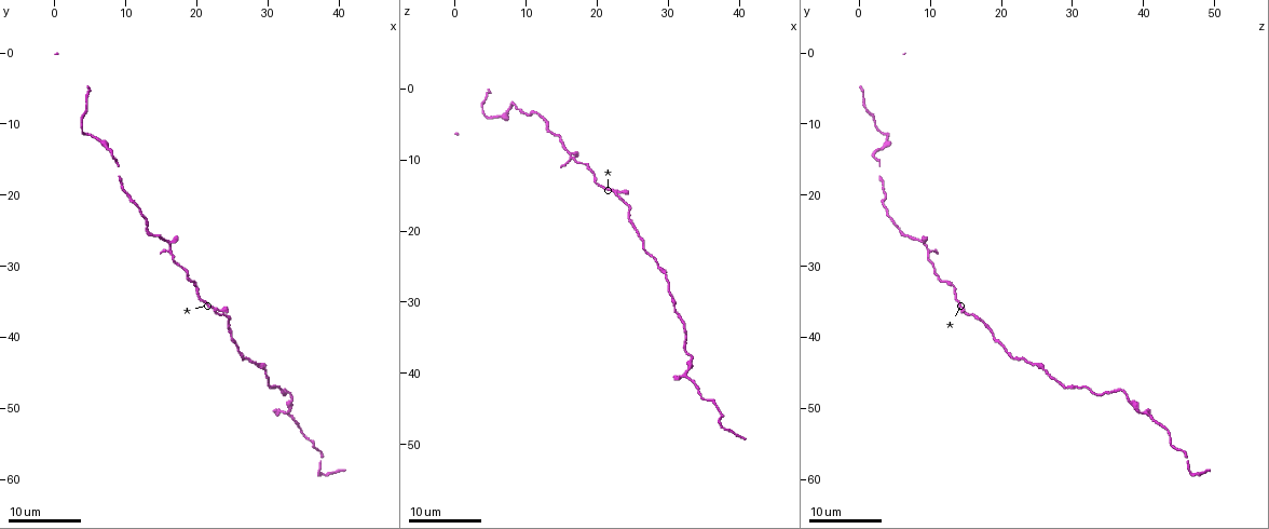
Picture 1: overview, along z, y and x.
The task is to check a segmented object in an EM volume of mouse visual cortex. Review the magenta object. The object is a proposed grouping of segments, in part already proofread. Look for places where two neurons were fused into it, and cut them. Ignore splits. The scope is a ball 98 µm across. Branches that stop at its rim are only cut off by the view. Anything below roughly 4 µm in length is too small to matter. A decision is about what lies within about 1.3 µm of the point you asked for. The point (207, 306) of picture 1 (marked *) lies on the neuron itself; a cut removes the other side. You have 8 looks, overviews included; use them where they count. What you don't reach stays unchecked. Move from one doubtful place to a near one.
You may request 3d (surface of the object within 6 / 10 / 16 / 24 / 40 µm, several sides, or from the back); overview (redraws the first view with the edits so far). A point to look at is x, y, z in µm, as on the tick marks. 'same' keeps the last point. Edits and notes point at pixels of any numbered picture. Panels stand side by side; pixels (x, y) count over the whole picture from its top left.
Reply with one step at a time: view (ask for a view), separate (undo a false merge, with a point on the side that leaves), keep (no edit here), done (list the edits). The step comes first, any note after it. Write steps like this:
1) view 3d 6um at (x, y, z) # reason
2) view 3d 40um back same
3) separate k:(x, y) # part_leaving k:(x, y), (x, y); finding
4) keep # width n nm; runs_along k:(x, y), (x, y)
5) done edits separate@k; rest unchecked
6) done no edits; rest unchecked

view 3d 16um at (13.0, 24.5, 5.5) # thin neck

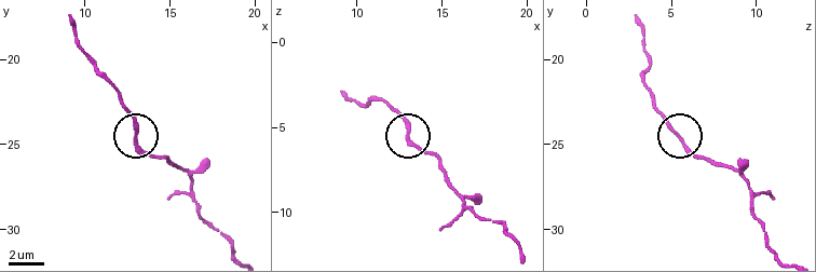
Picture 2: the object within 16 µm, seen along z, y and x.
view 3d 6um at (13.0, 24.7, 5.4)

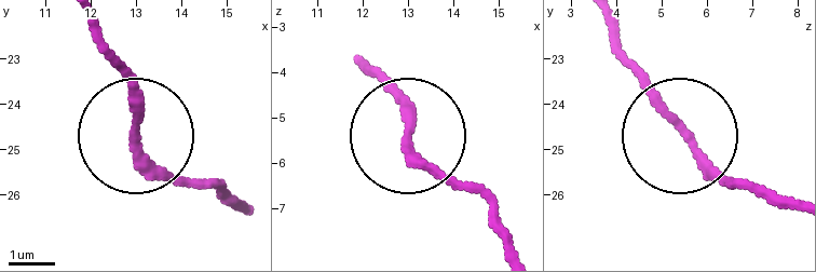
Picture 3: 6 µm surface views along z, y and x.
keep # runs_along 3:(794, 203), (736, 188), (613, 53); one neuron here

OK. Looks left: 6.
view 3d 24um at (7.5, 14.0, 2.5) # thick turns thin

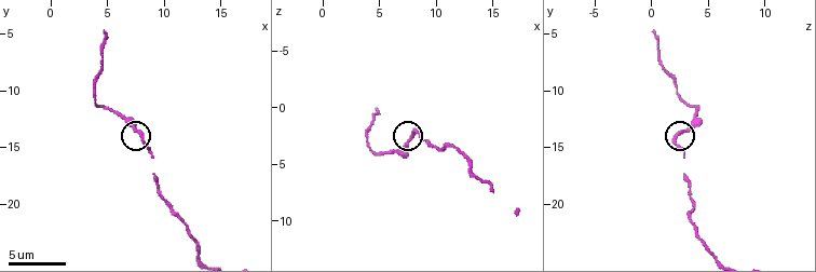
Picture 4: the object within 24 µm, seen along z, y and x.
view 3d 10um at (7.6, 13.6, 2.8) # closer look

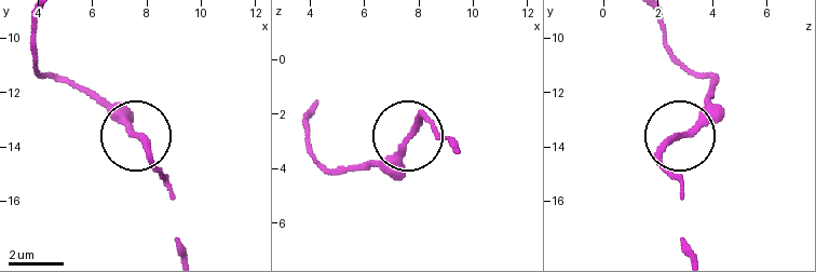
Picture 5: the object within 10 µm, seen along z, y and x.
keep # runs_along 5:(692, 253), (680, 190), (662, 155), (712, 95); one neuron here

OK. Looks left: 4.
view 3d 16um at (32.5, 48.0, 33.5) # a narrow waist

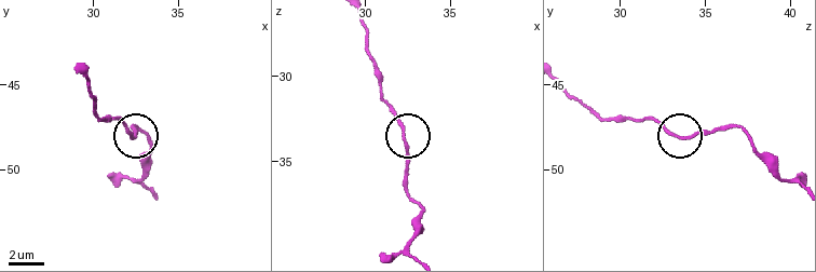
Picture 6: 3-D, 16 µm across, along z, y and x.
view 3d 10um at (32.4, 48.2, 33.6)

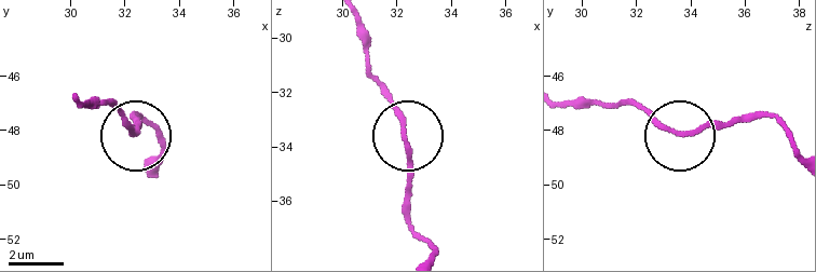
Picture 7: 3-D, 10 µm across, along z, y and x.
keep # runs_along 7:(355, 23), (371, 78), (404, 126), (410, 222); all the same neuron

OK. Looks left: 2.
view 3d 16um at (33.0, 50.0, 39.0) # sudden change in width

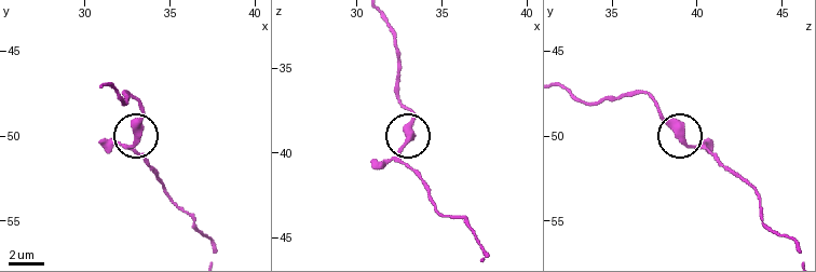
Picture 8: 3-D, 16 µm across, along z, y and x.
view 3d 10um at (32.9, 50.5, 39.3) # zoom in

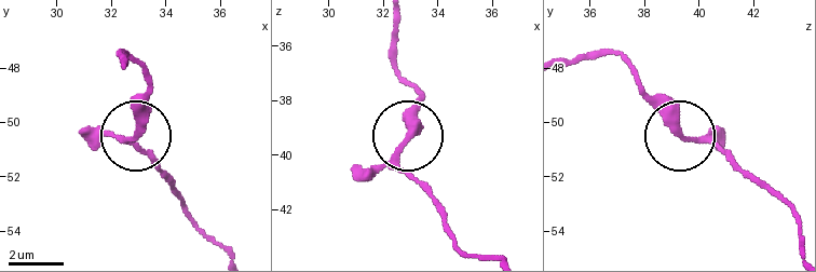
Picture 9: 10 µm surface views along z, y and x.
keep # runs_along 9:(123, 66), (146, 78), (146, 120), (127, 140), (144, 152); one neuron here

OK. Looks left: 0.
done no edits; rest unchecked

